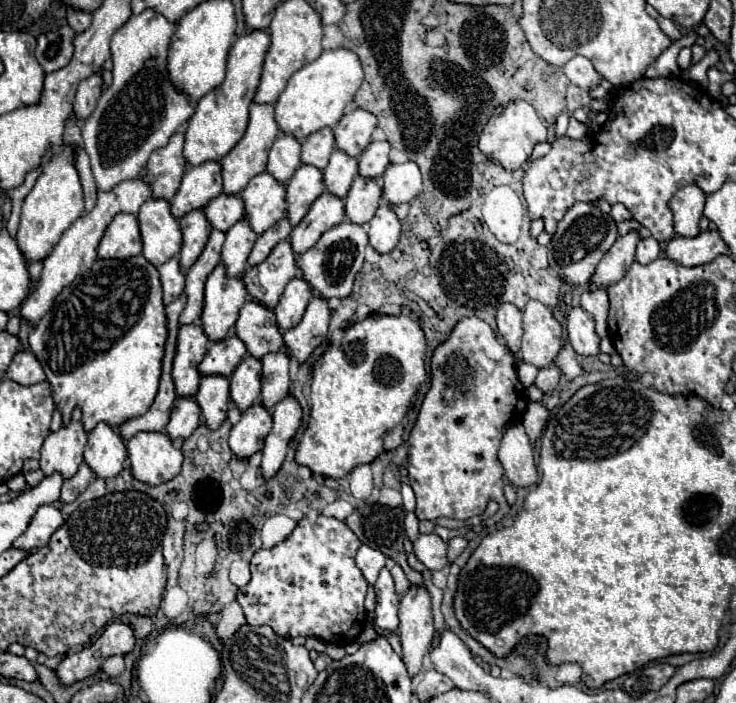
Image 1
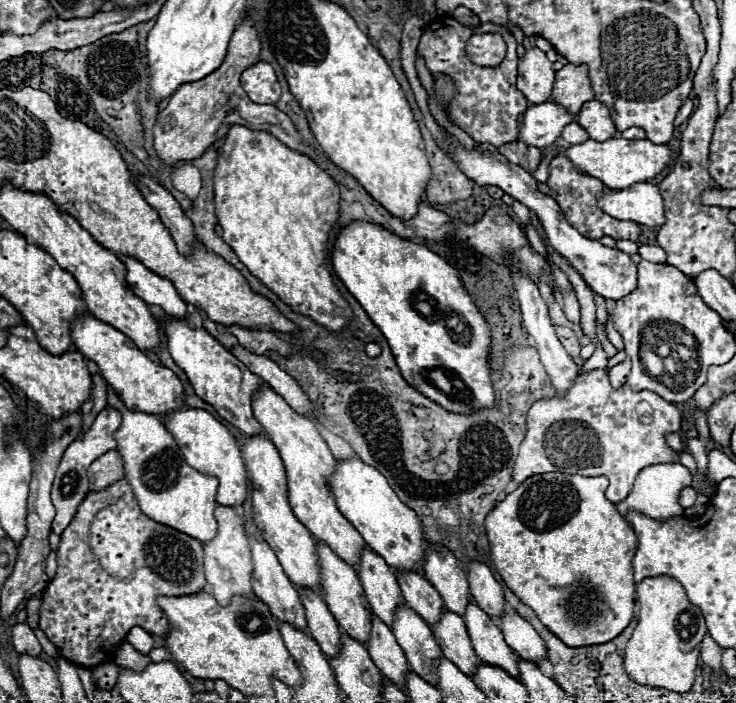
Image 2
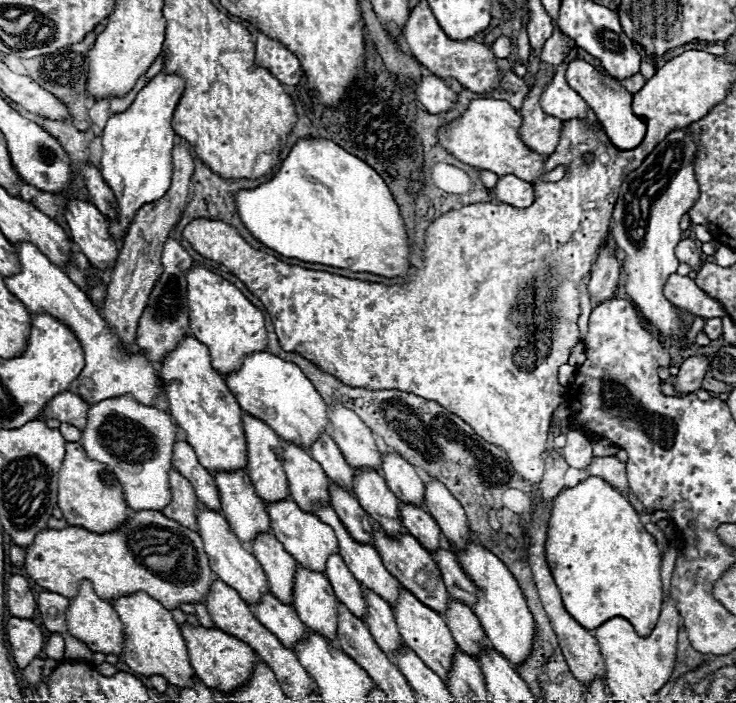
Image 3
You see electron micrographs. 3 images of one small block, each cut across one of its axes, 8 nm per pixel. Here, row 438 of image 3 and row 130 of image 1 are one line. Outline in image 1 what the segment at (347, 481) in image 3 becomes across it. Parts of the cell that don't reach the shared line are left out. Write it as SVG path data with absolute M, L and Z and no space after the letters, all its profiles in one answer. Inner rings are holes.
M322 128L316 134L310 134L302 142L302 162L312 164L318 168L326 168L328 158L334 150L334 134L332 128Z

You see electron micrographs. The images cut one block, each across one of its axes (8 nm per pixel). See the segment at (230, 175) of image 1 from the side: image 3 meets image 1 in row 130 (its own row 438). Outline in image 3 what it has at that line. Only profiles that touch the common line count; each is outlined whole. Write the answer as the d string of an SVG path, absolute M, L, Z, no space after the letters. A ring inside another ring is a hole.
M248 412L242 414L242 422L244 422L244 434L246 434L246 460L248 460L246 472L256 488L256 494L262 500L284 500L288 496L288 480L280 460L280 452L282 452L280 438L268 424L264 424L262 420L254 418Z

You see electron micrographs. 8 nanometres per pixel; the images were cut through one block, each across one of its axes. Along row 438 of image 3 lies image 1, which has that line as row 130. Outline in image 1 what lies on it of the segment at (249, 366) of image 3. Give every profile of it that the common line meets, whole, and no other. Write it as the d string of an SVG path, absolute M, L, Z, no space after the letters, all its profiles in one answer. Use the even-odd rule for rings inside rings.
M348 48L324 50L318 60L300 68L288 82L286 90L276 102L276 122L282 132L304 140L324 126L336 126L344 108L352 102L356 90L364 80L364 70L356 54Z

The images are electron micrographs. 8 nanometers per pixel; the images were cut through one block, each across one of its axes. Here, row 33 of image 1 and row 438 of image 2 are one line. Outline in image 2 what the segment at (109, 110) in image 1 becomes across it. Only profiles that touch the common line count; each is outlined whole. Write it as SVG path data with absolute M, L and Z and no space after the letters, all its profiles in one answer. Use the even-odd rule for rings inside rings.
M118 404L116 408L122 412L122 426L116 432L116 450L124 460L126 480L130 482L142 512L150 520L176 528L200 542L212 540L218 534L218 522L214 518L218 506L218 480L186 464L180 446L154 414L132 412L124 404Z

